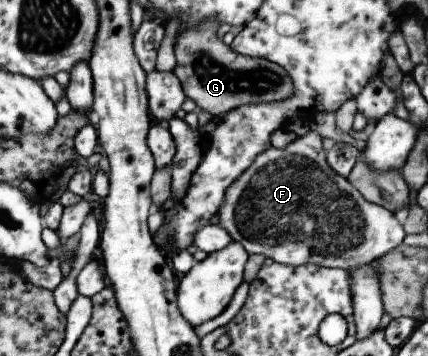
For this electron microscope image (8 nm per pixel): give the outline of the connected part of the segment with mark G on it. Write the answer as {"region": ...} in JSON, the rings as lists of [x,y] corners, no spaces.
{"region":[[[206,21],[205,25],[198,25],[197,29],[186,29],[185,33],[180,33],[176,39],[177,65],[173,71],[181,80],[185,95],[197,104],[198,109],[224,115],[244,105],[279,103],[295,93],[293,80],[284,67],[266,59],[235,53],[230,45],[226,45],[218,37],[218,27],[216,21]]]}

